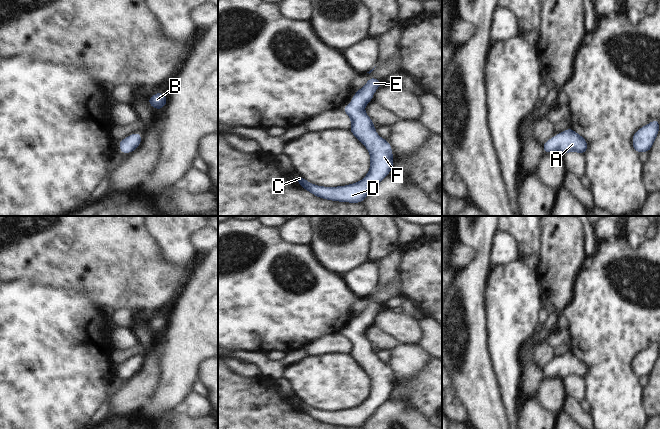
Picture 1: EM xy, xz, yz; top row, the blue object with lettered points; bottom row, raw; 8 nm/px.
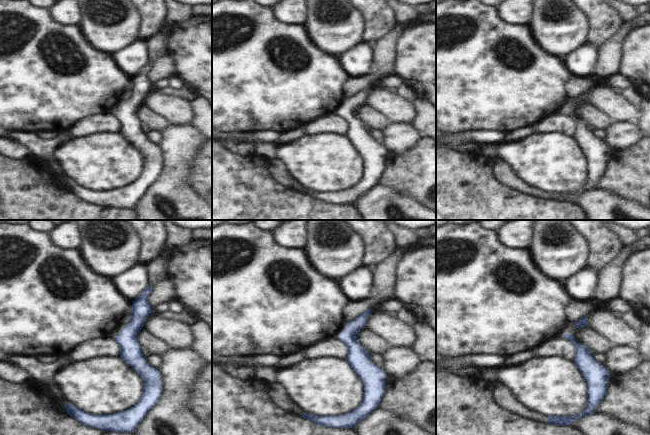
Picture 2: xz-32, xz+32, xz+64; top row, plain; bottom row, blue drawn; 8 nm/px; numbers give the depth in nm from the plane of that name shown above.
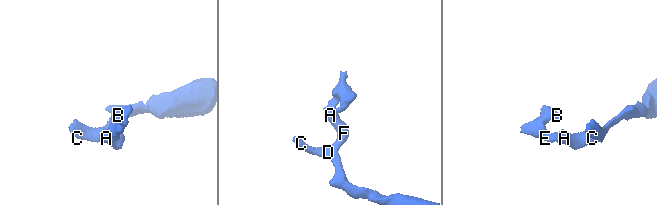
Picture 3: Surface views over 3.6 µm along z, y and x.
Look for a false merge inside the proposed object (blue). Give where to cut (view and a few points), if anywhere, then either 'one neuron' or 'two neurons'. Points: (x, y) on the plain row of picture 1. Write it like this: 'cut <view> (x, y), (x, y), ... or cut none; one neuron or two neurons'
cut none; one neuron

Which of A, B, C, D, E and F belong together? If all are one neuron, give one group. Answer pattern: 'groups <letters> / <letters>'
groups A B C D E F

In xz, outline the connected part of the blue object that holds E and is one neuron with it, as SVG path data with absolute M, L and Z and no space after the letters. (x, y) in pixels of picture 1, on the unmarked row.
M374 301L365 307L357 316L349 329L342 334L350 341L350 356L366 371L370 377L370 393L366 400L354 408L328 412L308 406L297 399L296 406L316 421L347 427L362 427L370 416L386 402L394 389L392 369L388 364L376 357L373 344L366 338L364 331L373 325L375 315L383 308Z

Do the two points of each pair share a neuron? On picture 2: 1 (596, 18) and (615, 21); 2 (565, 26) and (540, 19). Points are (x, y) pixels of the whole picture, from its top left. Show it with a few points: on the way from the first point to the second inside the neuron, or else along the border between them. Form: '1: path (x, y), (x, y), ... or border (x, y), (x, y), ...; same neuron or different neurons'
1: path (601, 18), (605, 21), (610, 21); same neuron
2: path (559, 26), (552, 21), (546, 21); same neuron

